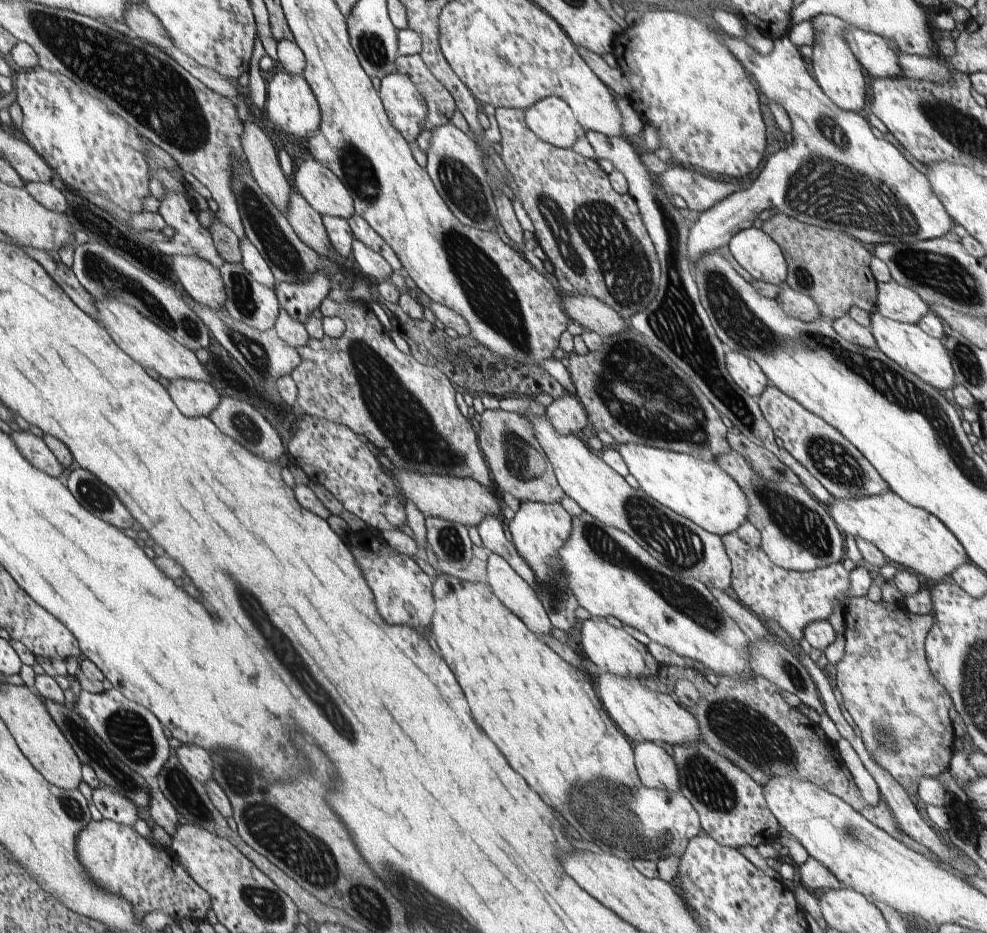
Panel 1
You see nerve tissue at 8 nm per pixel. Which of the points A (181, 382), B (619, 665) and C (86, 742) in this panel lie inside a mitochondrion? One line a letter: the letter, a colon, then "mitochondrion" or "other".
A: other
B: other
C: mitochondrion

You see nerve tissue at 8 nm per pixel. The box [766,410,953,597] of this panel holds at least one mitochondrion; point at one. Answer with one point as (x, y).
(839, 466)

